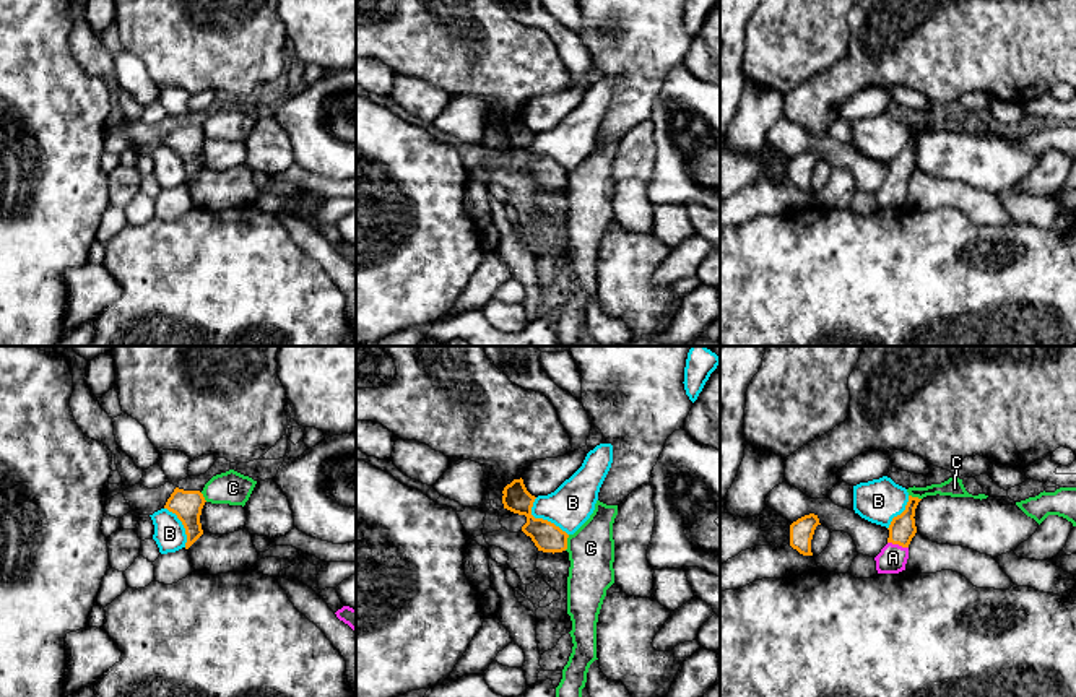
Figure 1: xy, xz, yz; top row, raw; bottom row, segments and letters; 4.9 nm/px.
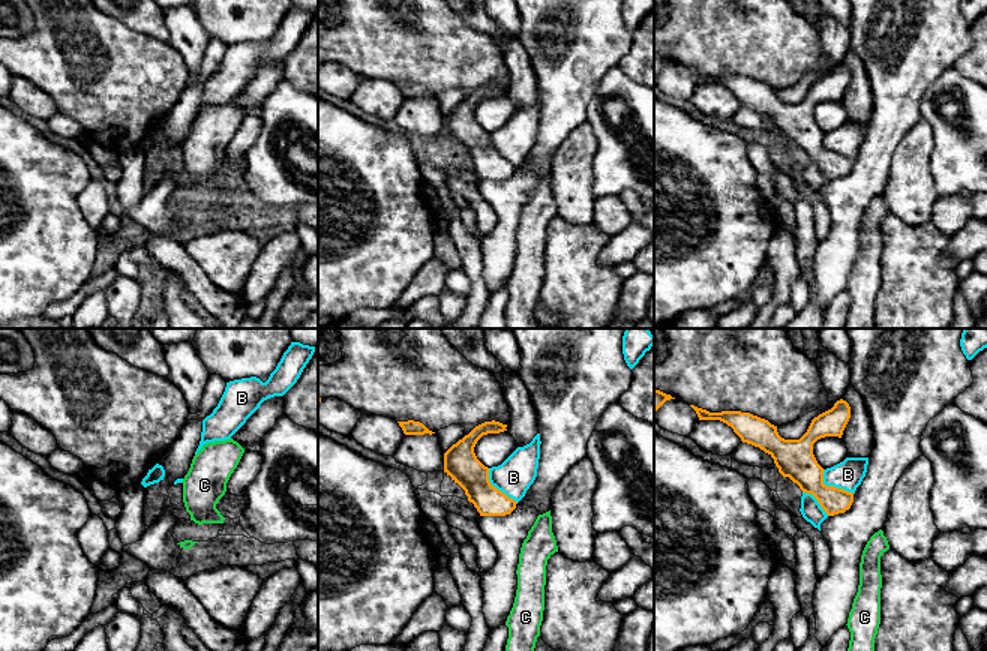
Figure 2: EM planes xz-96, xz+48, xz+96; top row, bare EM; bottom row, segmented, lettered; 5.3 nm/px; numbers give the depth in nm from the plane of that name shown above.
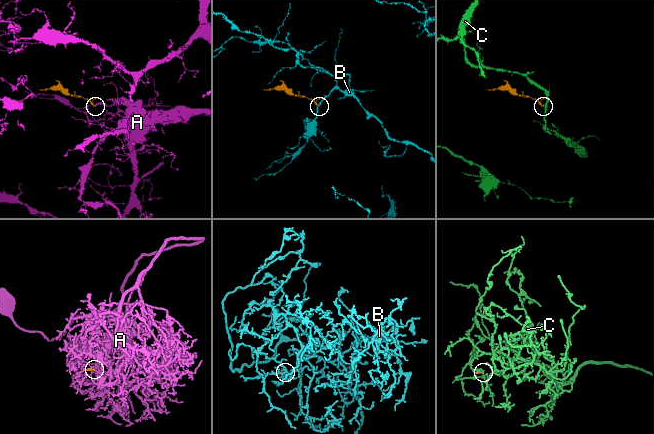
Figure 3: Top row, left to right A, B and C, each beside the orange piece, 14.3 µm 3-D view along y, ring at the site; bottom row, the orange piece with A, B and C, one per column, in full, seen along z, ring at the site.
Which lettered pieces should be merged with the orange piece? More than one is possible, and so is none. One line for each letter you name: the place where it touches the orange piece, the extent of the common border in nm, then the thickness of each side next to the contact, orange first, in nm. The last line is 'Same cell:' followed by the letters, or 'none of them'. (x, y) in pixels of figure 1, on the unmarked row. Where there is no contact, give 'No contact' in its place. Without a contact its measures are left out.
A: Touches orange at yz (898, 179). Shared border 110 nm. Thickness 130 nm (orange) against 140 nm
Same cell: A

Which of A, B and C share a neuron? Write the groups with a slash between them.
A / B / C

